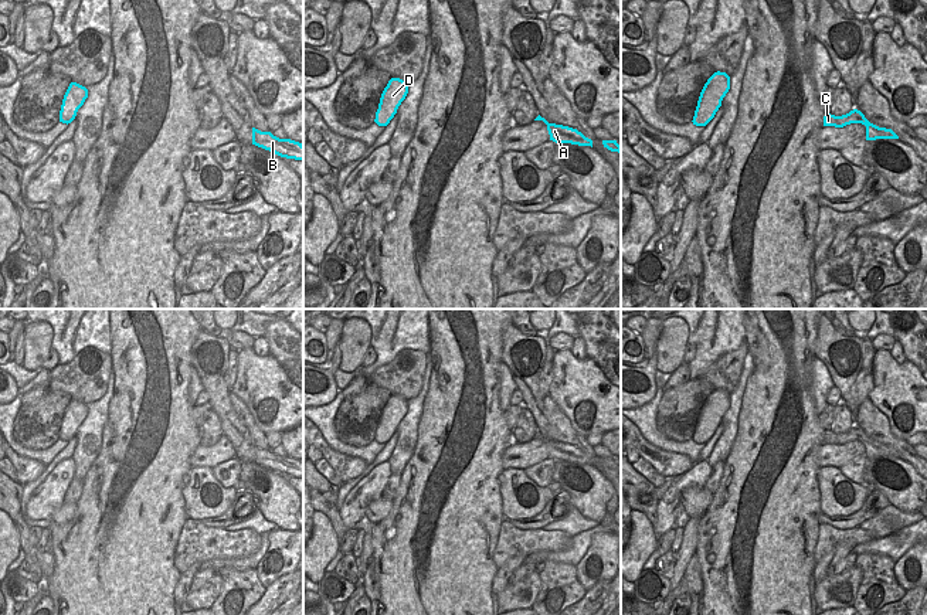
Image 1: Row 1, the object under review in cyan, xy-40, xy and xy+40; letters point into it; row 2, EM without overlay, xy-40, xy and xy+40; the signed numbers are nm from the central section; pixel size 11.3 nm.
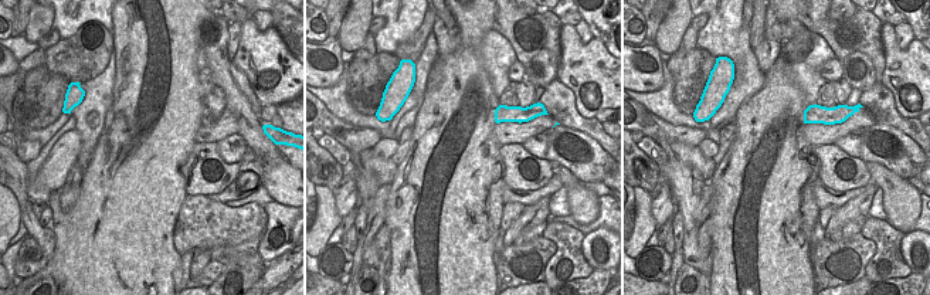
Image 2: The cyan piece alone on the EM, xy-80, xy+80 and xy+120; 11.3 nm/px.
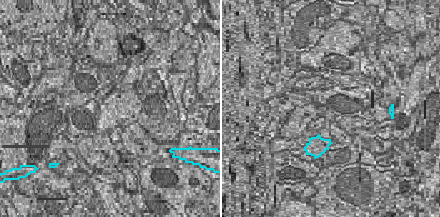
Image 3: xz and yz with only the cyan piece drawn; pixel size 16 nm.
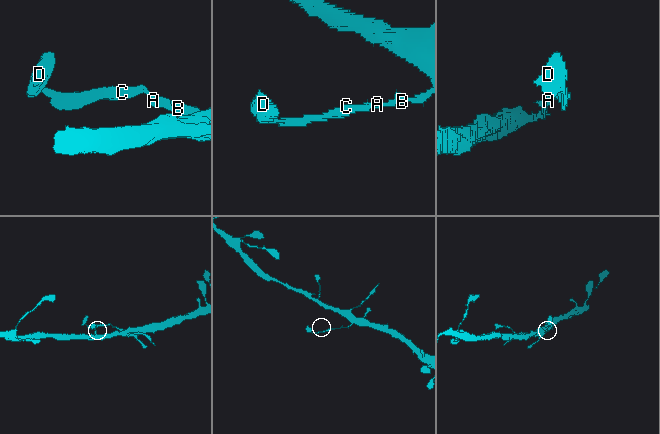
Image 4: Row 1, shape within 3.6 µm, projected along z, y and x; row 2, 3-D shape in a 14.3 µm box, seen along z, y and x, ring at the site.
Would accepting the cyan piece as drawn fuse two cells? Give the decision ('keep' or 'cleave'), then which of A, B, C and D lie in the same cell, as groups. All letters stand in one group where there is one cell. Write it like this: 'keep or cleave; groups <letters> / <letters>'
cleave; groups A B / C D

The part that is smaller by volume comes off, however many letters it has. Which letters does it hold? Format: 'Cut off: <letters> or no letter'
Cut off: C, D

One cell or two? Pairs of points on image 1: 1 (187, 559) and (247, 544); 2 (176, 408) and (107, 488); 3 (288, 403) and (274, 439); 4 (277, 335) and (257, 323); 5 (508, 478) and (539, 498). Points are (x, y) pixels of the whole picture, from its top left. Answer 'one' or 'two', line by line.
1: one
2: one
3: two
4: two
5: one

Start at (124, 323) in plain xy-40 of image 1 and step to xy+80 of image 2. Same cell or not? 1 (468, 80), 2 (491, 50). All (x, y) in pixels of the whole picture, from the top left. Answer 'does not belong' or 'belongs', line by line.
1: belongs
2: does not belong

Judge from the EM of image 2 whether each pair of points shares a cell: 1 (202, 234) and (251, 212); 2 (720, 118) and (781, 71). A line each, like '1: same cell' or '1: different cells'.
1: same cell
2: different cells

